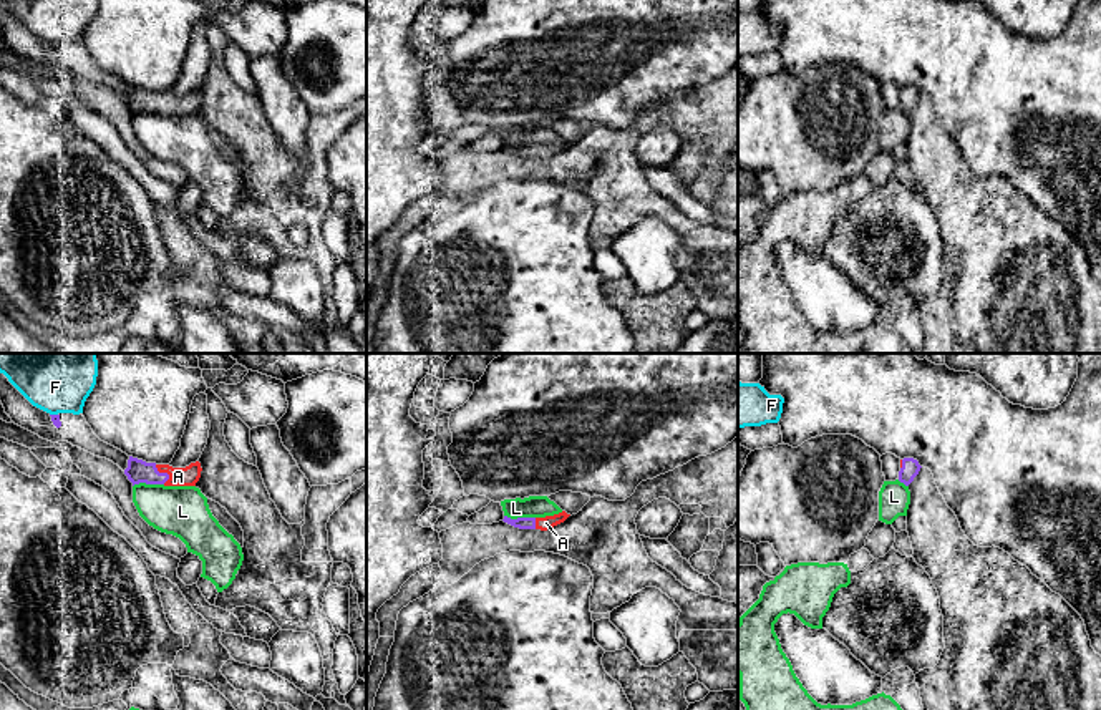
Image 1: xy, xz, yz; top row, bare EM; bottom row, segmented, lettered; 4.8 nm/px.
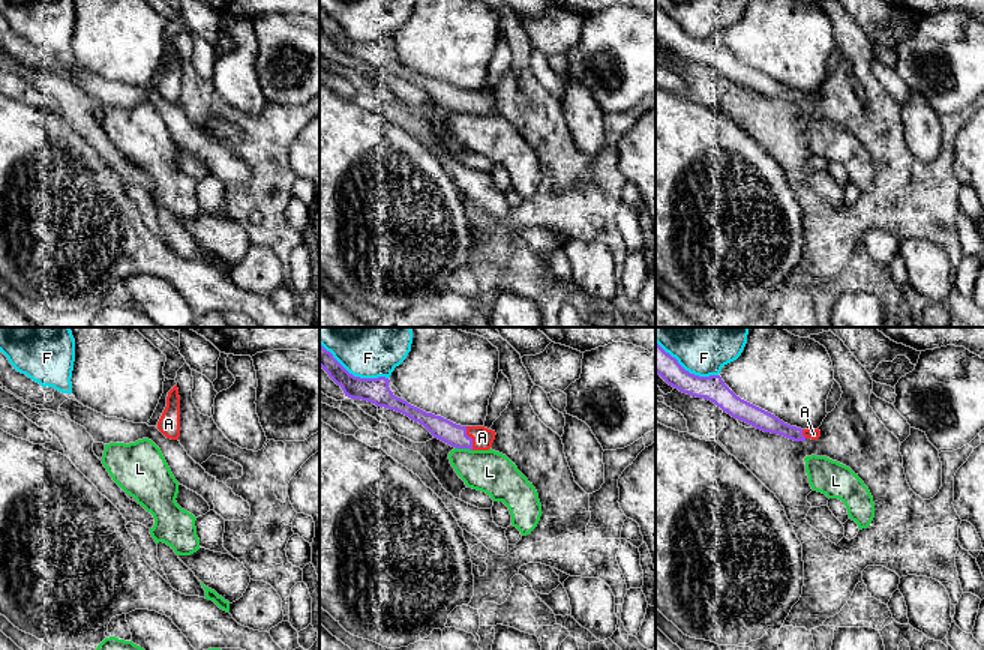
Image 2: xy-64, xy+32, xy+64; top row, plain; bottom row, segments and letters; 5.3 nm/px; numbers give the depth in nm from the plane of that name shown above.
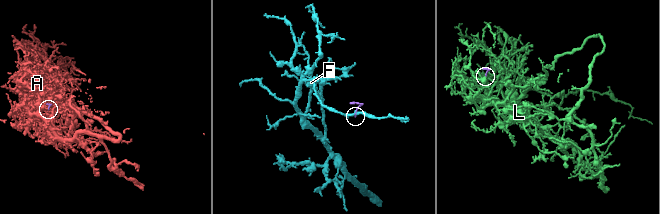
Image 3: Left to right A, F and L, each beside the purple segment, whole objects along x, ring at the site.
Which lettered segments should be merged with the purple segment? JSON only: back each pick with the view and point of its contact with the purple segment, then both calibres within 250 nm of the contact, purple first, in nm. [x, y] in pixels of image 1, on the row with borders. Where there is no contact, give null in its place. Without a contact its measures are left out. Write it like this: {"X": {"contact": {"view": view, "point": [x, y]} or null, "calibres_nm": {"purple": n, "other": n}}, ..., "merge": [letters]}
{"A": {"contact": {"view": "xy", "point": [164, 473]}, "calibres_nm": {"purple": 110, "other": 100}}, "merge": ["A"]}

